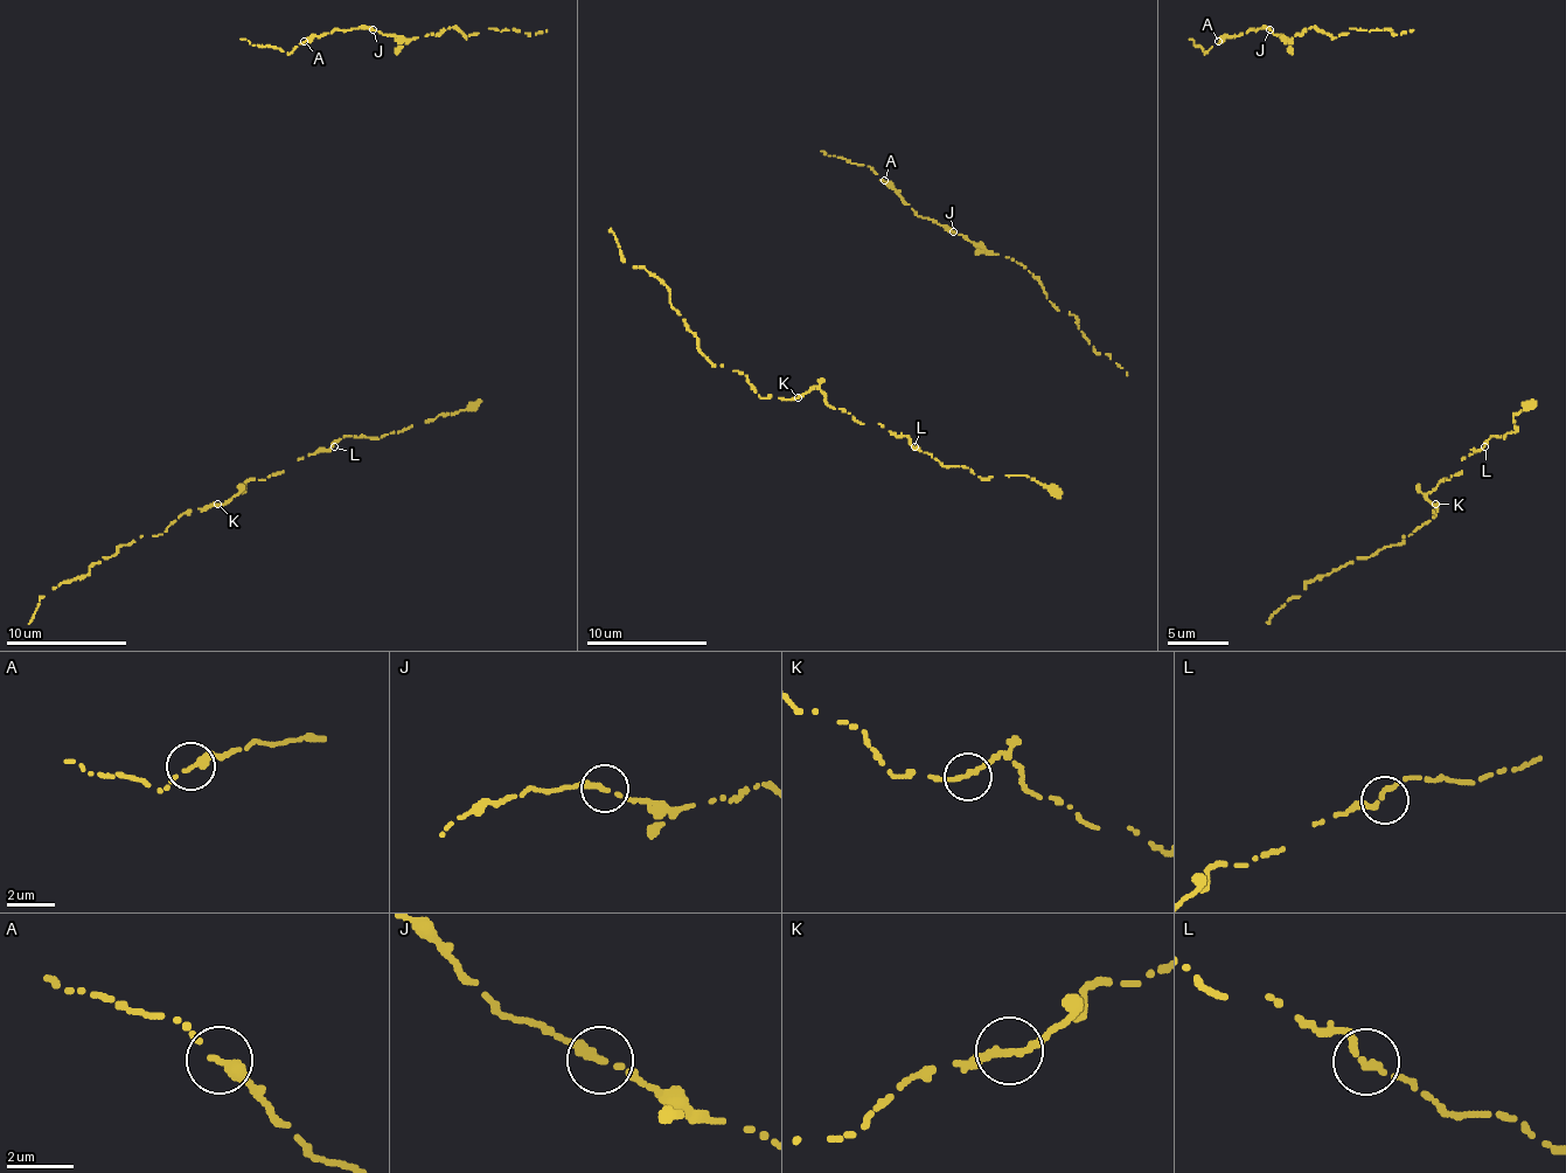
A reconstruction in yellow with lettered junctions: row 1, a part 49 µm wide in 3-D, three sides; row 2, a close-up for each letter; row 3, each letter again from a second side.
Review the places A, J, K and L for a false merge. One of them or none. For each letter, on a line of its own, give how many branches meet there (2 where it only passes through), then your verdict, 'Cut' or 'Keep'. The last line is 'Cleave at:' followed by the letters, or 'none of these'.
A: Branches: 2. Keep
J: Branches: 2. Keep
K: Branches: 2. Keep
L: Branches: 2. Keep
Cleave at: none of these

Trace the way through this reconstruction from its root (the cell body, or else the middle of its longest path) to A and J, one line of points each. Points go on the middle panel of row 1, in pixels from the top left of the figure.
A: (974, 254), (978, 247), (972, 241), (920, 216), (884, 180)
J: (974, 254), (978, 247), (953, 231)

